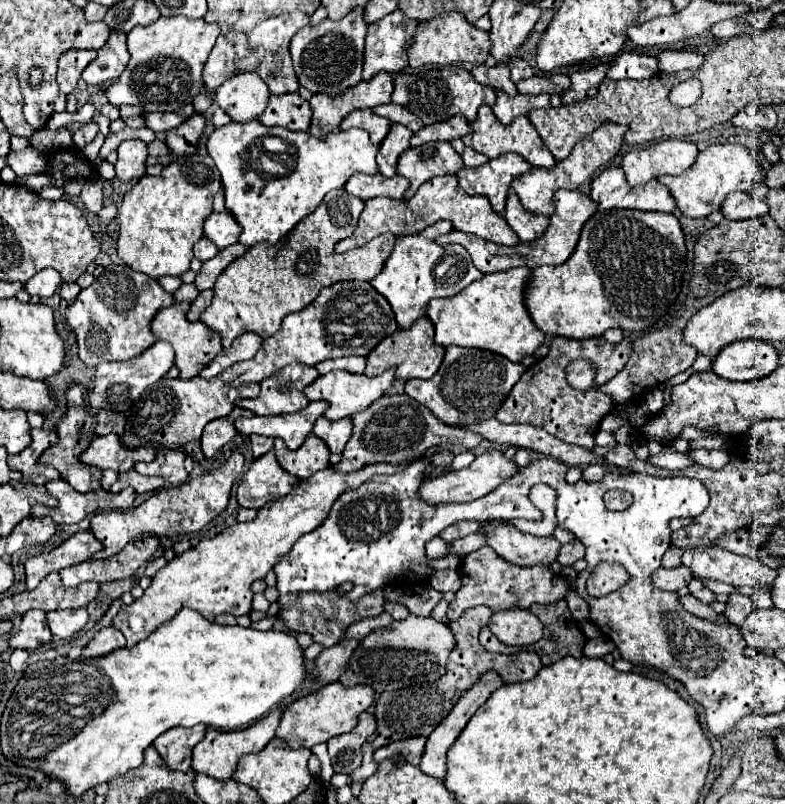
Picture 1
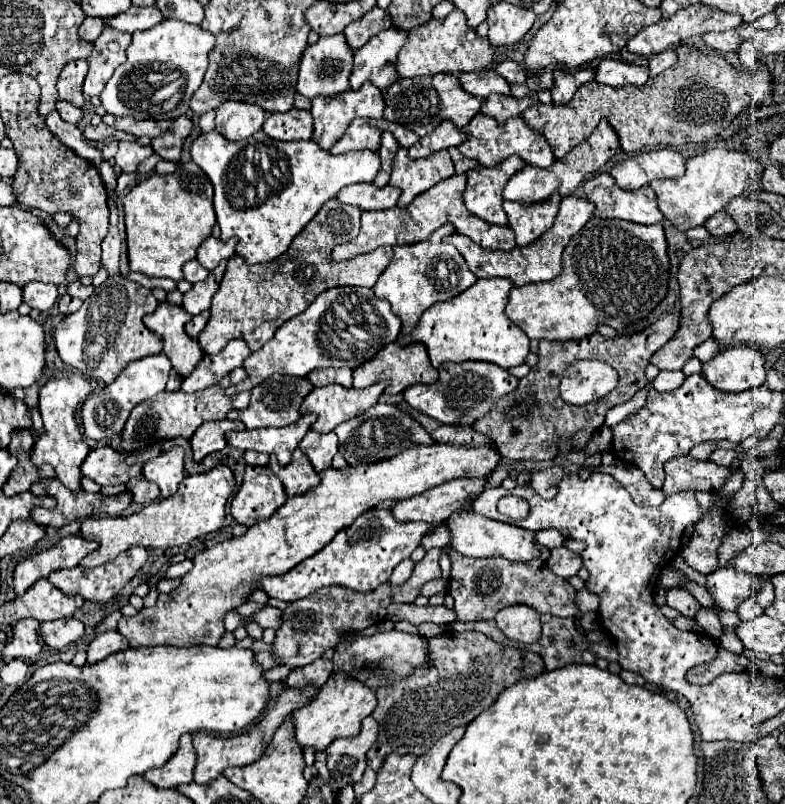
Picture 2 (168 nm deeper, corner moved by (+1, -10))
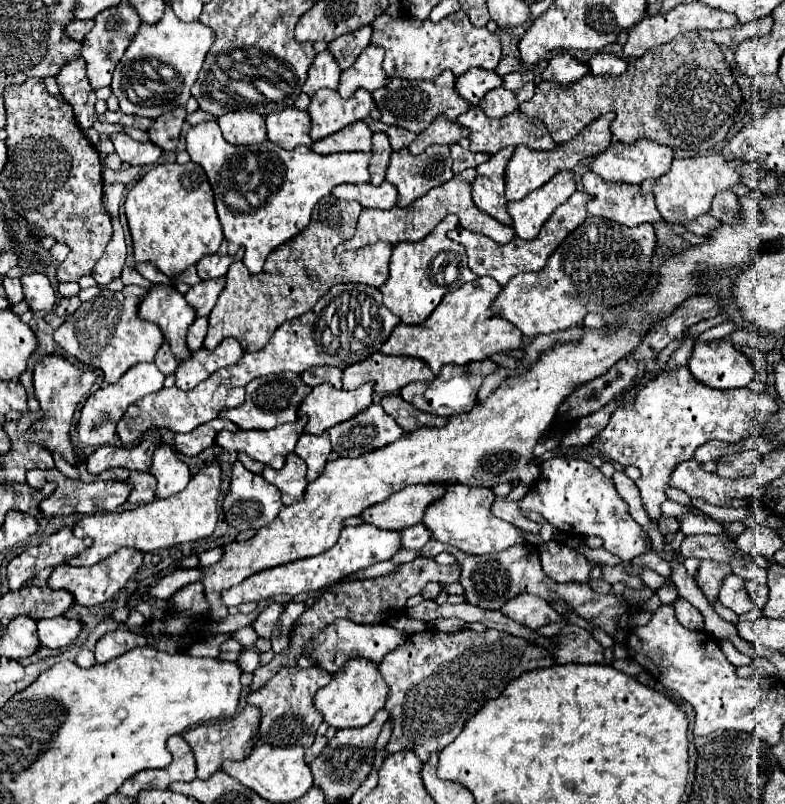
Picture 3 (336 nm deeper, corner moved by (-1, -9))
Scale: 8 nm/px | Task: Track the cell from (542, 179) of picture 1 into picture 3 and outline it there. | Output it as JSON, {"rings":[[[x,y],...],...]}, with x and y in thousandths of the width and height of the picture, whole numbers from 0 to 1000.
{"rings":[[[781,138],[766,143],[753,155],[748,155],[745,163],[740,163],[732,173],[727,173],[725,178],[717,178],[717,180],[710,180],[702,188],[676,188],[676,185],[671,185],[666,180],[659,183],[651,200],[646,203],[646,213],[643,213],[643,245],[646,245],[646,250],[661,250],[661,248],[671,245],[676,238],[694,230],[710,215],[732,210],[732,205],[738,205],[743,195],[758,195],[766,188],[771,188],[778,180],[776,155],[778,155],[781,148],[783,148]]]}

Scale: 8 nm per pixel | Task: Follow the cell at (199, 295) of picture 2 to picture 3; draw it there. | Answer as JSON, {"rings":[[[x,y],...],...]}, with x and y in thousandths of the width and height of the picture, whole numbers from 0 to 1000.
{"rings":[[[276,345],[276,347],[269,347],[269,350],[256,350],[246,357],[241,357],[241,362],[236,364],[236,372],[248,384],[248,389],[254,394],[266,392],[269,384],[274,382],[276,369],[284,362],[284,357],[287,357],[287,345]]]}

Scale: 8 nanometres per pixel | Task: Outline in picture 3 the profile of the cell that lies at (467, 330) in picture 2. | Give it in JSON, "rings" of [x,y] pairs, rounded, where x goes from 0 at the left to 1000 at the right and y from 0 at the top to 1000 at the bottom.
{"rings":[[[608,345],[608,350],[600,350],[569,364],[569,369],[564,369],[554,389],[549,389],[549,394],[541,402],[536,404],[508,402],[508,407],[485,432],[485,439],[534,444],[557,466],[567,451],[592,454],[600,449],[623,447],[631,439],[648,439],[654,434],[661,434],[666,429],[666,414],[656,404],[633,394],[625,387],[625,379],[638,364],[638,359],[641,357],[631,347]]]}

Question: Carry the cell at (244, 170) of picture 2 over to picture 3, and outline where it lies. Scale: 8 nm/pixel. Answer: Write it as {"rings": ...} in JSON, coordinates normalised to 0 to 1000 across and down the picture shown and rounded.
{"rings":[[[276,150],[243,158],[236,173],[243,200],[261,210],[271,233],[292,315],[299,317],[304,307],[312,307],[310,327],[320,340],[332,340],[340,317],[391,282],[401,255],[419,243],[424,233],[432,228],[468,228],[473,220],[473,190],[406,193],[389,180],[366,188],[345,175],[299,183],[284,173]]]}

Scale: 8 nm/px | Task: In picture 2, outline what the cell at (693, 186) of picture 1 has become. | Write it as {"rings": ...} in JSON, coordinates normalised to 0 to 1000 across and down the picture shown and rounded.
{"rings":[[[901,187],[890,194],[883,194],[873,204],[873,216],[868,221],[855,224],[832,224],[827,231],[837,244],[839,261],[845,269],[865,286],[878,286],[885,281],[896,281],[898,274],[913,264],[918,264],[931,246],[952,241],[967,219],[967,204],[954,189],[941,187]]]}

